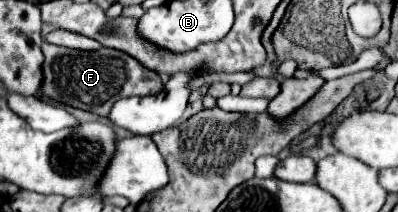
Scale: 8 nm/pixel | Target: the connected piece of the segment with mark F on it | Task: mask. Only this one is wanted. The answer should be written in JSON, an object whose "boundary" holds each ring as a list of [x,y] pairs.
{"boundary":[[[44,42],[44,86],[42,94],[62,104],[106,116],[112,104],[128,96],[148,96],[162,90],[162,80],[156,72],[144,68],[136,58],[114,48],[100,48],[94,52],[82,52],[62,48]]]}

